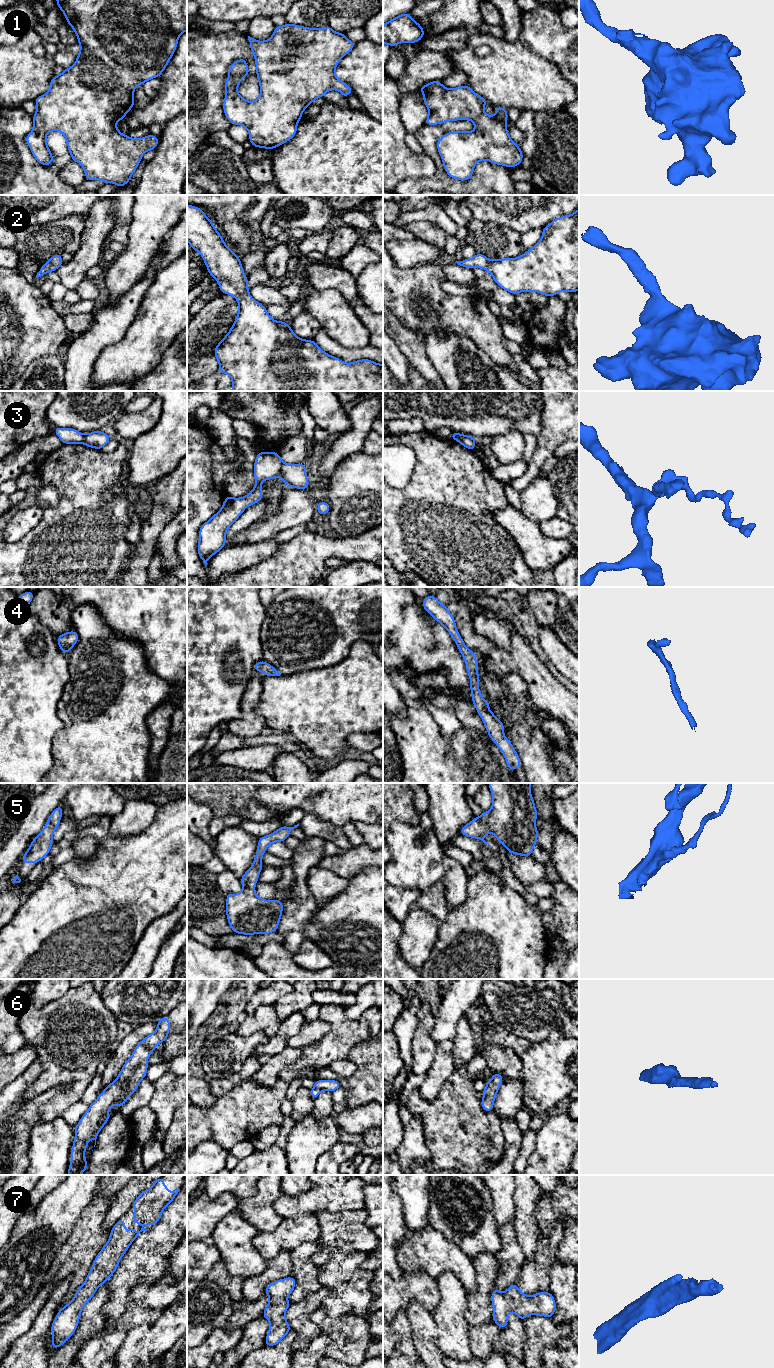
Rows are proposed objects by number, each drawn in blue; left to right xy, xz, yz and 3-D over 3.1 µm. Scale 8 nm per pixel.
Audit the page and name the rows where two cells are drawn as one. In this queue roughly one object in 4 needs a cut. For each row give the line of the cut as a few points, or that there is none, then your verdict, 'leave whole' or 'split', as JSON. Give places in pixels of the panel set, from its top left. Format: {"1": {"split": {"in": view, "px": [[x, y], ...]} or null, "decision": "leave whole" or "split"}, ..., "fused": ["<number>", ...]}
{"1": {"split": null, "decision": "leave whole"}, "2": {"split": null, "decision": "leave whole"}, "3": {"split": {"in": "xz", "px": [[283, 463], [278, 475]]}, "decision": "split"}, "4": {"split": null, "decision": "leave whole"}, "5": {"split": null, "decision": "leave whole"}, "6": {"split": null, "decision": "leave whole"}, "7": {"split": null, "decision": "leave whole"}, "fused": ["3"]}

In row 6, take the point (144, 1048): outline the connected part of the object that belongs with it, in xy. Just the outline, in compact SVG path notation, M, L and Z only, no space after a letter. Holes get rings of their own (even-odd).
M162 1017L157 1021L157 1029L137 1044L131 1057L124 1063L116 1080L103 1090L81 1117L74 1128L75 1138L71 1150L72 1160L67 1175L81 1175L87 1170L88 1161L85 1160L85 1150L88 1142L94 1139L96 1145L100 1130L111 1117L108 1111L117 1104L121 1108L137 1090L140 1081L146 1078L147 1058L159 1043L166 1041L169 1031L170 1020L168 1017Z

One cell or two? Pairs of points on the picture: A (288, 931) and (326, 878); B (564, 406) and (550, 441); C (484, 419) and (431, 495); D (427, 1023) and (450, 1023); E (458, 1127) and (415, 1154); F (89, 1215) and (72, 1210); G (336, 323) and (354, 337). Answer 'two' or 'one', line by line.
A: two
B: one
C: two
D: two
E: two
F: two
G: one

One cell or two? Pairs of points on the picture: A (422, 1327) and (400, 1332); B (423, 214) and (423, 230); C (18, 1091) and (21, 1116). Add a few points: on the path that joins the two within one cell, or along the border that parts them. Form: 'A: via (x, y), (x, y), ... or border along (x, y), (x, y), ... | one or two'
A: border along (405, 1310), (414, 1346) | two
B: border along (405, 226), (415, 221), (431, 221), (444, 231) | two
C: border along (25, 1102), (15, 1111) | two

